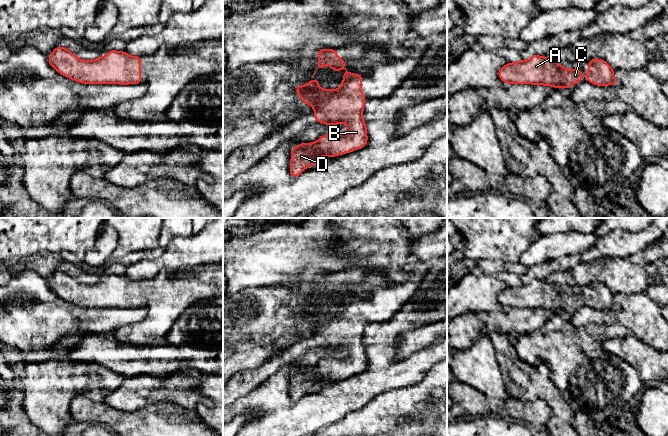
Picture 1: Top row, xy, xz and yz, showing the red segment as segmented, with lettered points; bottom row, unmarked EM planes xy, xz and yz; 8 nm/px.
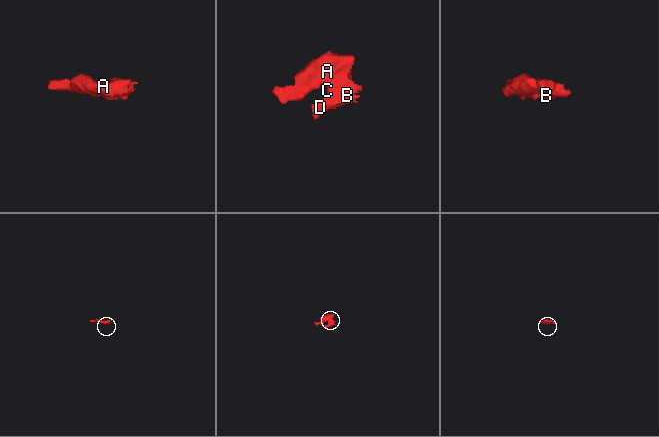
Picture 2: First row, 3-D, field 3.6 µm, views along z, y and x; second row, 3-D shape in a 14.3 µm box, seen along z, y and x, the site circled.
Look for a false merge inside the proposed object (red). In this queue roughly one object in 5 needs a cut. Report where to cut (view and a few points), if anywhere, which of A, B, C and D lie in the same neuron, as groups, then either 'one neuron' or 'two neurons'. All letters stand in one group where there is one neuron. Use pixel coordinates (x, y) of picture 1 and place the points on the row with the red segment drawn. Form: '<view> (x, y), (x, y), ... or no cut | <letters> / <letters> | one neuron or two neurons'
no cut | A B C D | one neuron

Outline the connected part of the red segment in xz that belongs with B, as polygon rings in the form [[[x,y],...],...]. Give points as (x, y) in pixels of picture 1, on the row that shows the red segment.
[[[319,49],[318,69],[326,64],[332,71],[339,71],[345,78],[341,86],[335,90],[318,88],[319,80],[313,80],[306,85],[296,86],[303,103],[310,104],[315,111],[313,119],[325,125],[345,123],[348,130],[343,134],[326,134],[314,143],[301,143],[292,148],[290,159],[290,176],[298,177],[306,168],[317,163],[320,157],[335,157],[367,145],[367,127],[363,120],[363,110],[366,102],[365,93],[358,92],[364,88],[361,83],[363,74],[352,74],[340,59],[336,49]]]

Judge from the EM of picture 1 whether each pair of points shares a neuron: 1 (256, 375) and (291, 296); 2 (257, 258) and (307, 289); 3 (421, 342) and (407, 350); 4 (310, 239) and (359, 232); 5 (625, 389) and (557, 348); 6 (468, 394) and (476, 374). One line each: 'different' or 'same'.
1: different
2: different
3: same
4: different
5: same
6: different

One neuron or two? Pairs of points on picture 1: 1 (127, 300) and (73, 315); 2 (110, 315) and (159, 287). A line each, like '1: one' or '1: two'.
1: two
2: two

